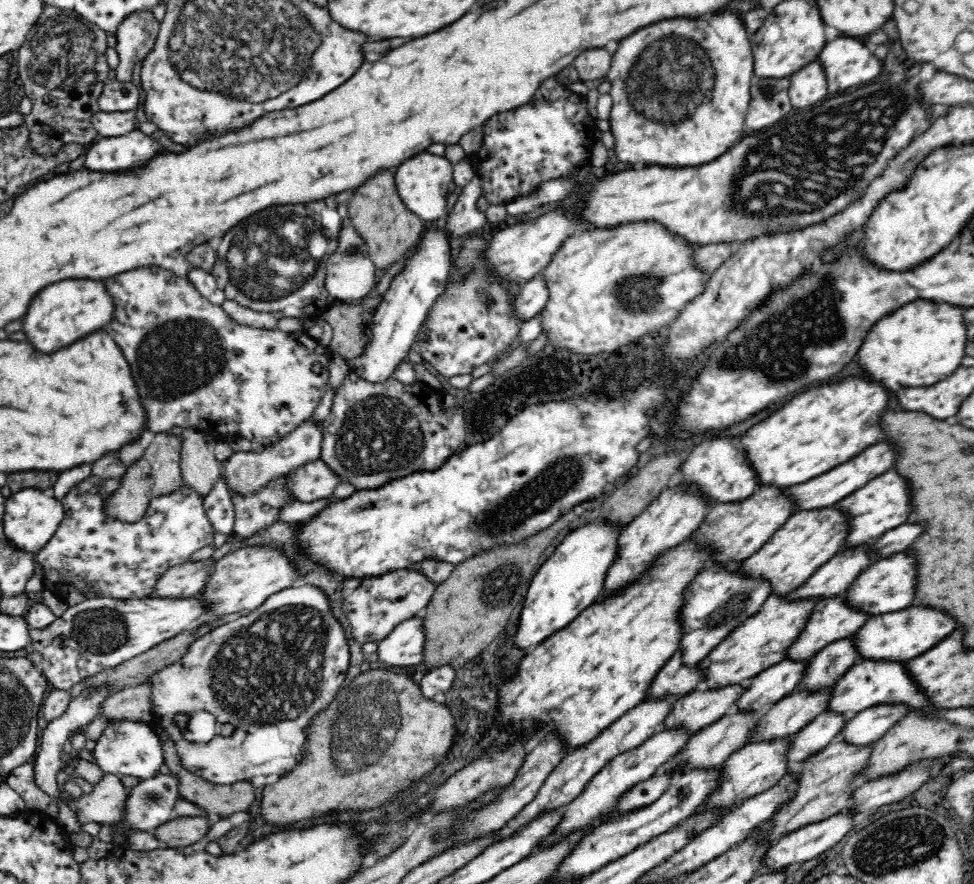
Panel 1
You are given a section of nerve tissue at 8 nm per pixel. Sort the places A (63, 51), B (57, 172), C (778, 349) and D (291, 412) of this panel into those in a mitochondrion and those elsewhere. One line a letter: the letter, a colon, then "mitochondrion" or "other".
A: mitochondrion
B: other
C: mitochondrion
D: other

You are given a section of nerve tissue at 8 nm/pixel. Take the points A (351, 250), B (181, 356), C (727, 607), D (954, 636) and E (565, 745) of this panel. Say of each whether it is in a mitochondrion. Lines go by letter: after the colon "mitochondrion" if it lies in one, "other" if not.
A: mitochondrion
B: mitochondrion
C: mitochondrion
D: other
E: other

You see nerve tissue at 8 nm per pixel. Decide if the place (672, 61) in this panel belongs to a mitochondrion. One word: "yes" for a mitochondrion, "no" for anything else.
yes

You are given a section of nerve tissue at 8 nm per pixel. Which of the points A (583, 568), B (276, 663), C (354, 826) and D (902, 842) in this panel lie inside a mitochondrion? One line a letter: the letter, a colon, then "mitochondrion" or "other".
A: other
B: mitochondrion
C: other
D: mitochondrion

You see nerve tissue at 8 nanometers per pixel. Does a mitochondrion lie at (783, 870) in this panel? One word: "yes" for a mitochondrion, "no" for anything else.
no

